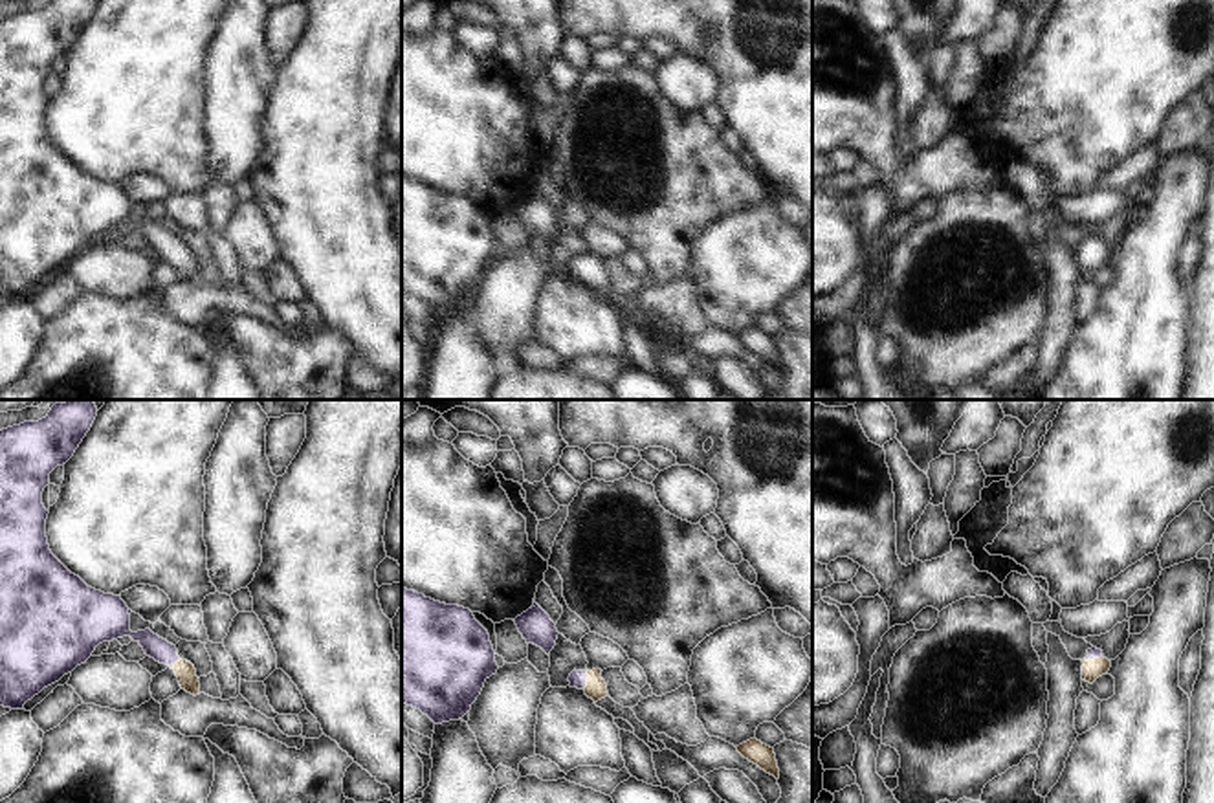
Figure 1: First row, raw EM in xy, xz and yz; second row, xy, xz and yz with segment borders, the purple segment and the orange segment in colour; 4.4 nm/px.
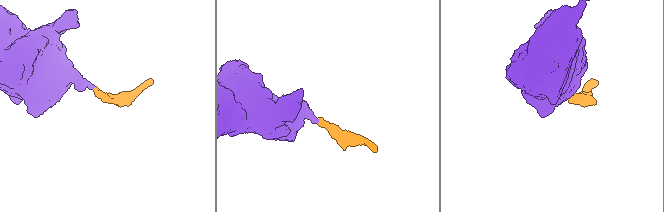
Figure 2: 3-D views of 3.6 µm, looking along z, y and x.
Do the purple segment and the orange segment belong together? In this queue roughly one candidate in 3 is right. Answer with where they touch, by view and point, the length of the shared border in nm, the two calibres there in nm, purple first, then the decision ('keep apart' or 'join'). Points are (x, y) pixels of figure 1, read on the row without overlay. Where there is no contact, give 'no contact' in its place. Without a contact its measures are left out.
xz (585, 270) | 80 nm | 80/90 nm | join

